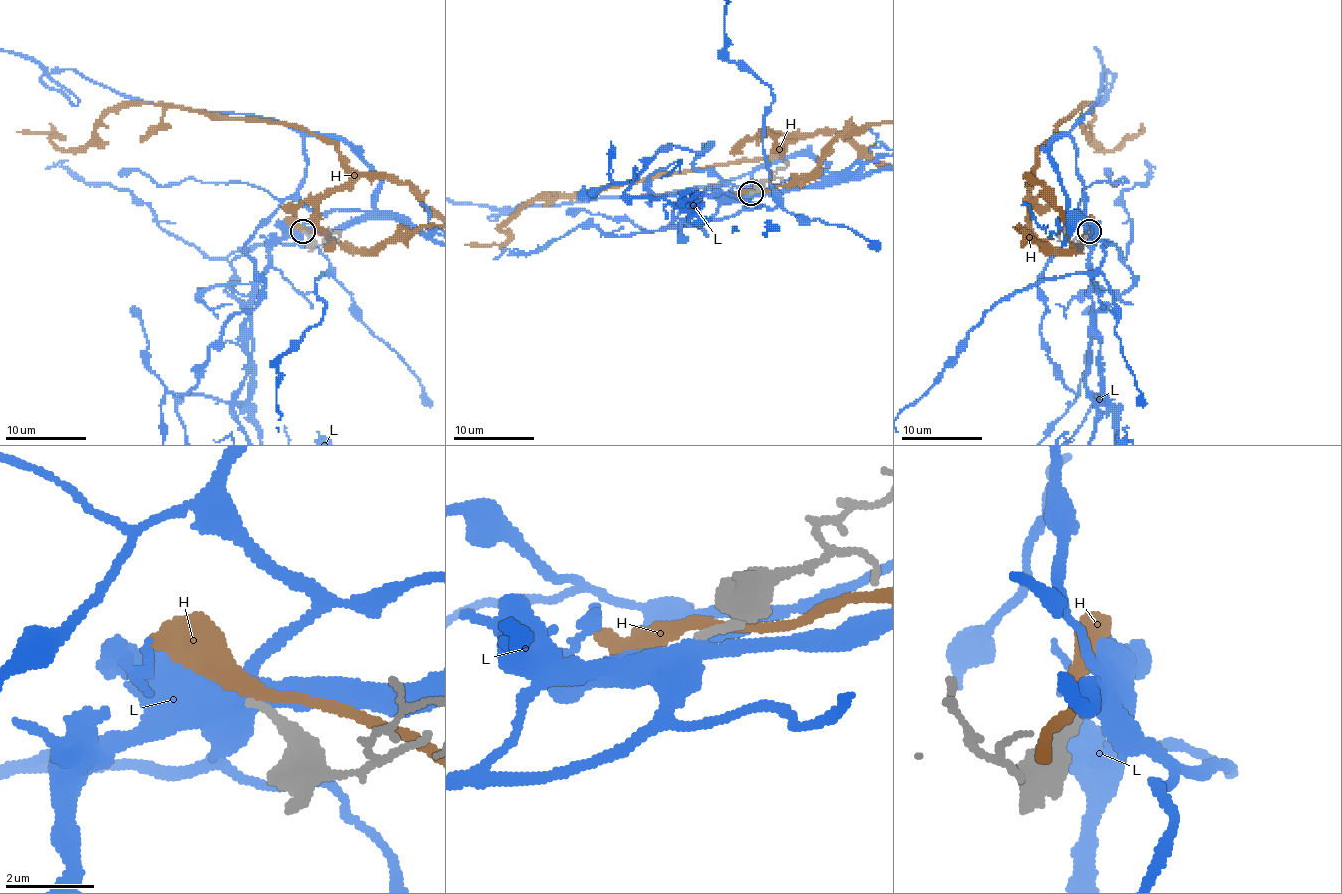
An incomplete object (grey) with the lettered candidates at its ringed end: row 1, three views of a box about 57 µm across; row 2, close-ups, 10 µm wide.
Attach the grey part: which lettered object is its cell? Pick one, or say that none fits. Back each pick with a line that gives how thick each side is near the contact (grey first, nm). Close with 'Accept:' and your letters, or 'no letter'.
L: 190/460 nm
Accept: L

